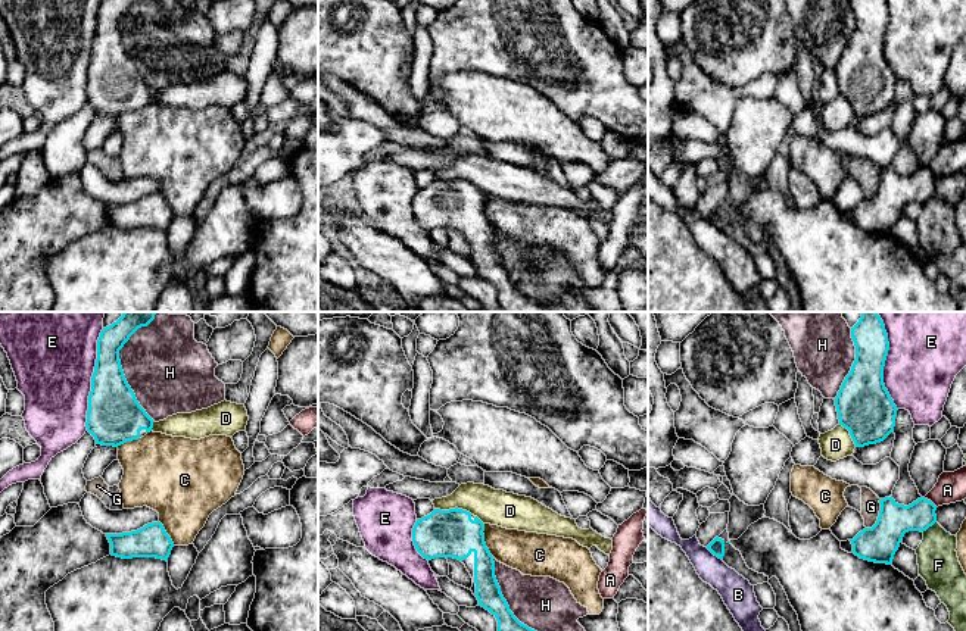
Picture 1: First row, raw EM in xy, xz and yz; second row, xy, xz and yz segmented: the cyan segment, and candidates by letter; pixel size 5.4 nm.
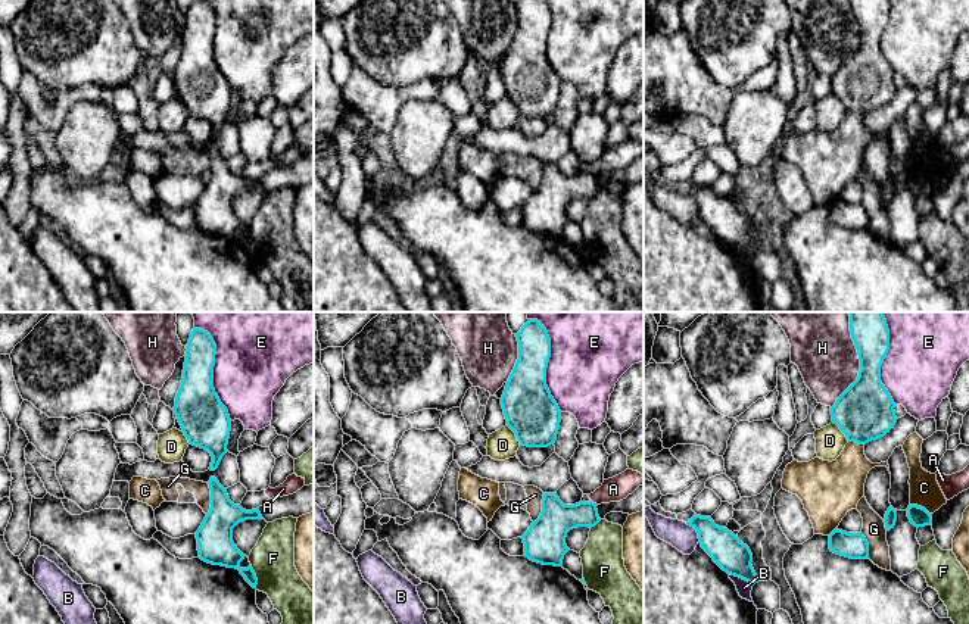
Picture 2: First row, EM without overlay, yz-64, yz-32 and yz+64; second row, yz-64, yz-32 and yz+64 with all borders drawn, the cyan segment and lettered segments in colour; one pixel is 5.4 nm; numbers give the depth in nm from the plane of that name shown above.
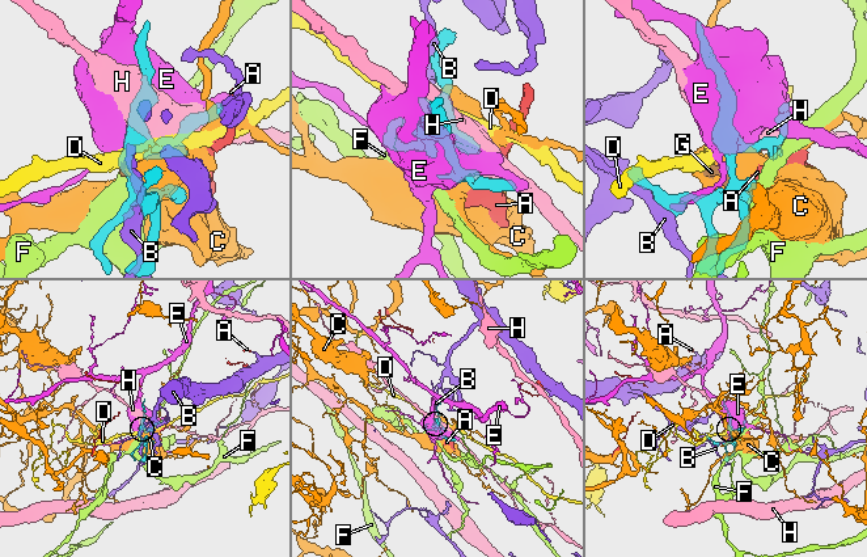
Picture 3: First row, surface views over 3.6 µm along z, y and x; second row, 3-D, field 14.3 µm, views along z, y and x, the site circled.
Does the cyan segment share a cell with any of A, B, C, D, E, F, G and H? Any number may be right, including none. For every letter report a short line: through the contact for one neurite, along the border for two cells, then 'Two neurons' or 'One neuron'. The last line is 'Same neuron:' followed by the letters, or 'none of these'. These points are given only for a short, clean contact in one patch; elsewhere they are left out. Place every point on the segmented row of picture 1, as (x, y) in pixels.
A: Two neurons
B: Two neurons
C: Two neurons
D: Line: xz (435, 508), (461, 508), (471, 514). Two neurons
E: Two neurons
F: Two neurons
G: Two neurons
H: Two neurons
Same neuron: none of these

